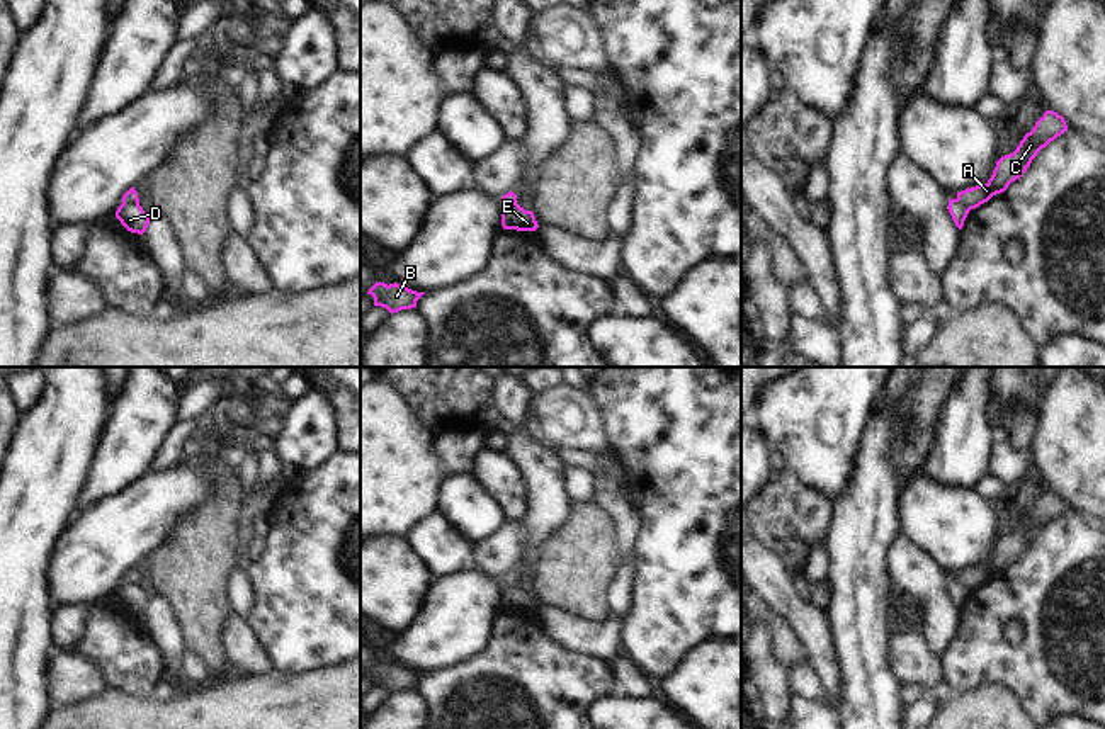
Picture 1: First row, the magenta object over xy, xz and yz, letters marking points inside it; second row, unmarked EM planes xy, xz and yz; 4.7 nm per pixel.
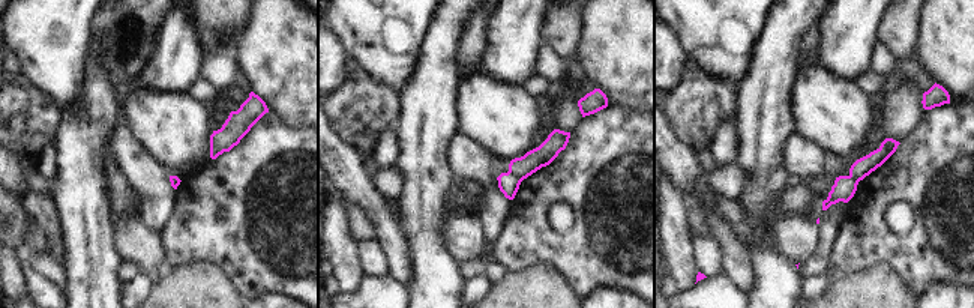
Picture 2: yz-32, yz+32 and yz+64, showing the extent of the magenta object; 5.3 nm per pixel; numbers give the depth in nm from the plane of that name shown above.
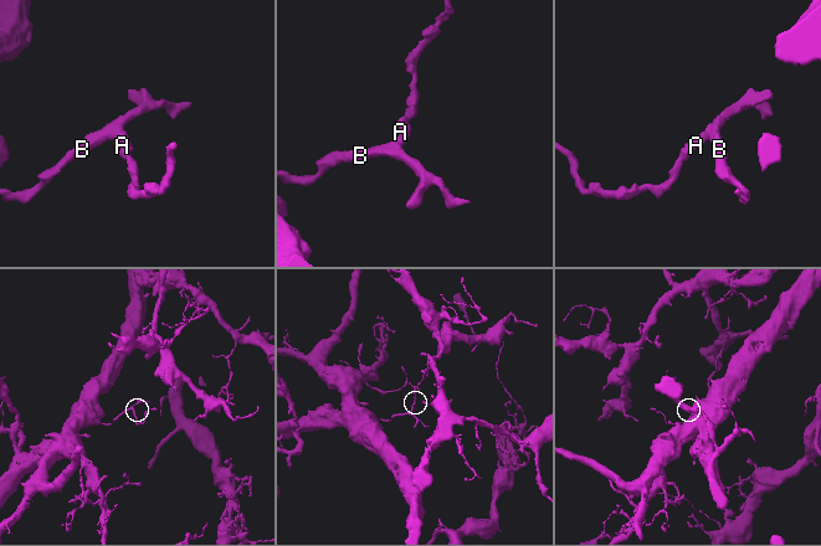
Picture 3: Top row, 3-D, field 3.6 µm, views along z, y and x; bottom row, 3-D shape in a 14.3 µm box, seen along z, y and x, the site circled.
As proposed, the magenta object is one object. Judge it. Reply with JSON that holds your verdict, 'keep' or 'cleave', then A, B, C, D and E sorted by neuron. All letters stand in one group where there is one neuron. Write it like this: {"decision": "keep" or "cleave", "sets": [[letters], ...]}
{"decision": "cleave", "sets": [["A", "B", "C", "E"], ["D"]]}

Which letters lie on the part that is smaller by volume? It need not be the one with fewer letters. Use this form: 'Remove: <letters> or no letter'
Remove: D

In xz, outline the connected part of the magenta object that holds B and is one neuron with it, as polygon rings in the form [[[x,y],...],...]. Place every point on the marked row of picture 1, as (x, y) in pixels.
[[[376,282],[369,292],[374,297],[374,306],[386,308],[391,314],[398,313],[401,309],[411,309],[416,308],[416,301],[425,294],[425,292],[416,292],[411,291],[405,285],[400,284],[384,284],[384,282]]]

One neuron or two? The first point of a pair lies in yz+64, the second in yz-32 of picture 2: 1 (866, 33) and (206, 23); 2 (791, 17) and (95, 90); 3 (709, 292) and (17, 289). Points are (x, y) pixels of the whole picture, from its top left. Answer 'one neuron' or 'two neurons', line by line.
1: two neurons
2: one neuron
3: two neurons

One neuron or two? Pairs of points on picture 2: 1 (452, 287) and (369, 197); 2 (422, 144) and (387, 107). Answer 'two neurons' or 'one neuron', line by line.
1: two neurons
2: two neurons

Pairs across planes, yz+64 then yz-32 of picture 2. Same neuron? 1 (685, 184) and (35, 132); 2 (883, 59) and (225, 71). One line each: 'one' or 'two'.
1: two
2: one

